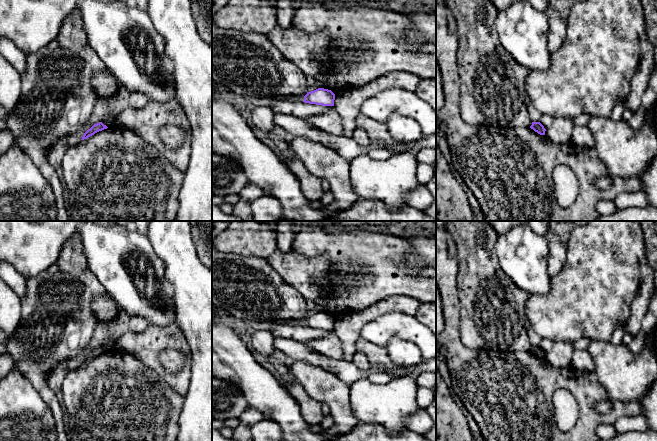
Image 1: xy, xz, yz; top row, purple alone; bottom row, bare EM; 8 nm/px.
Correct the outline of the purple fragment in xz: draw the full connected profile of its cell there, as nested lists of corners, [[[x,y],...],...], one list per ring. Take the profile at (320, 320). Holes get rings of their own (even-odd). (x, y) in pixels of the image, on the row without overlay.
[[[318,312],[314,315],[307,316],[303,326],[322,330],[334,330],[334,324],[335,318],[331,314]]]

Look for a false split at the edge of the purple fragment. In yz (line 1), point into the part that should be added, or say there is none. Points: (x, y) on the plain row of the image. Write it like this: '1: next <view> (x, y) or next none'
1: next none

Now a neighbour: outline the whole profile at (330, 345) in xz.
[[[329,333],[321,338],[304,343],[315,352],[336,360],[342,360],[343,348],[340,338],[334,333]]]

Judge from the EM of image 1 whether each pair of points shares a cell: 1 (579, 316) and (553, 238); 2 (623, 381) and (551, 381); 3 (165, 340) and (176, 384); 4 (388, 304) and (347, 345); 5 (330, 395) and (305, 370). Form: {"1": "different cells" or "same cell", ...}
{"1": "different cells", "2": "different cells", "3": "same cell", "4": "same cell", "5": "same cell"}

